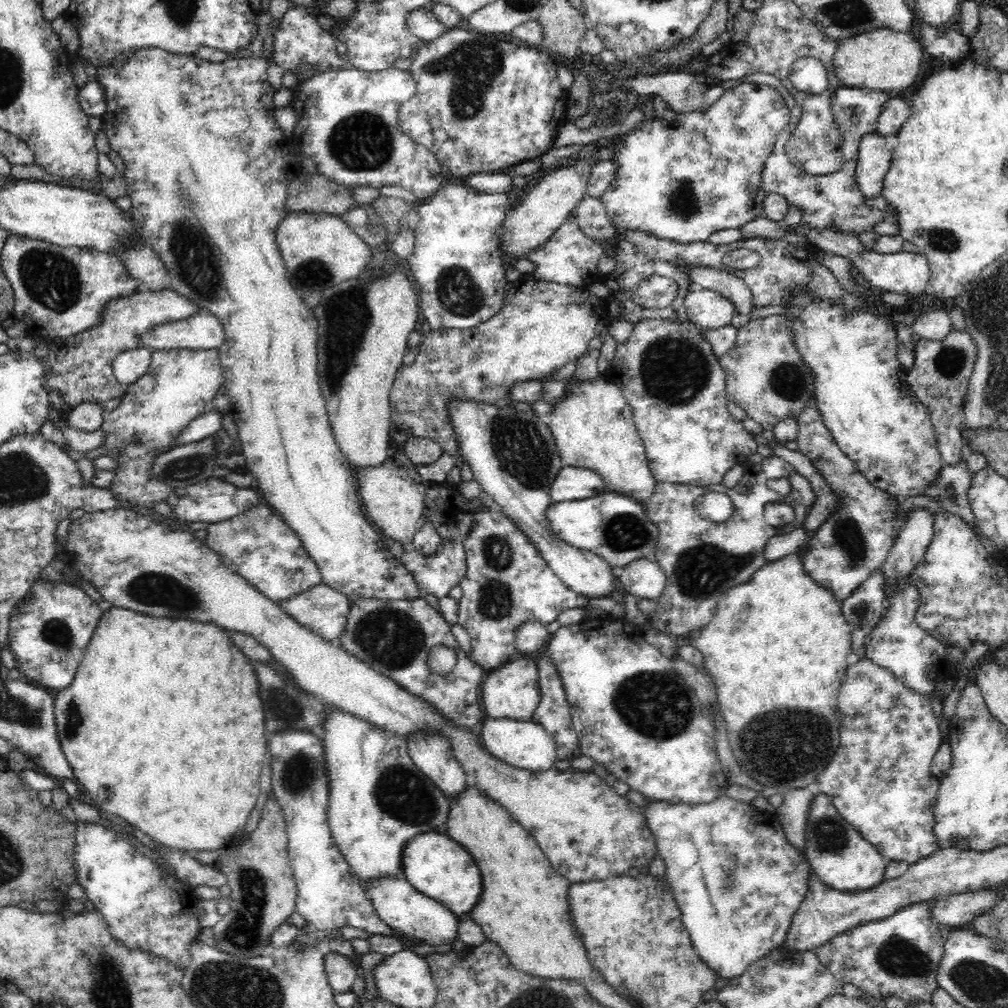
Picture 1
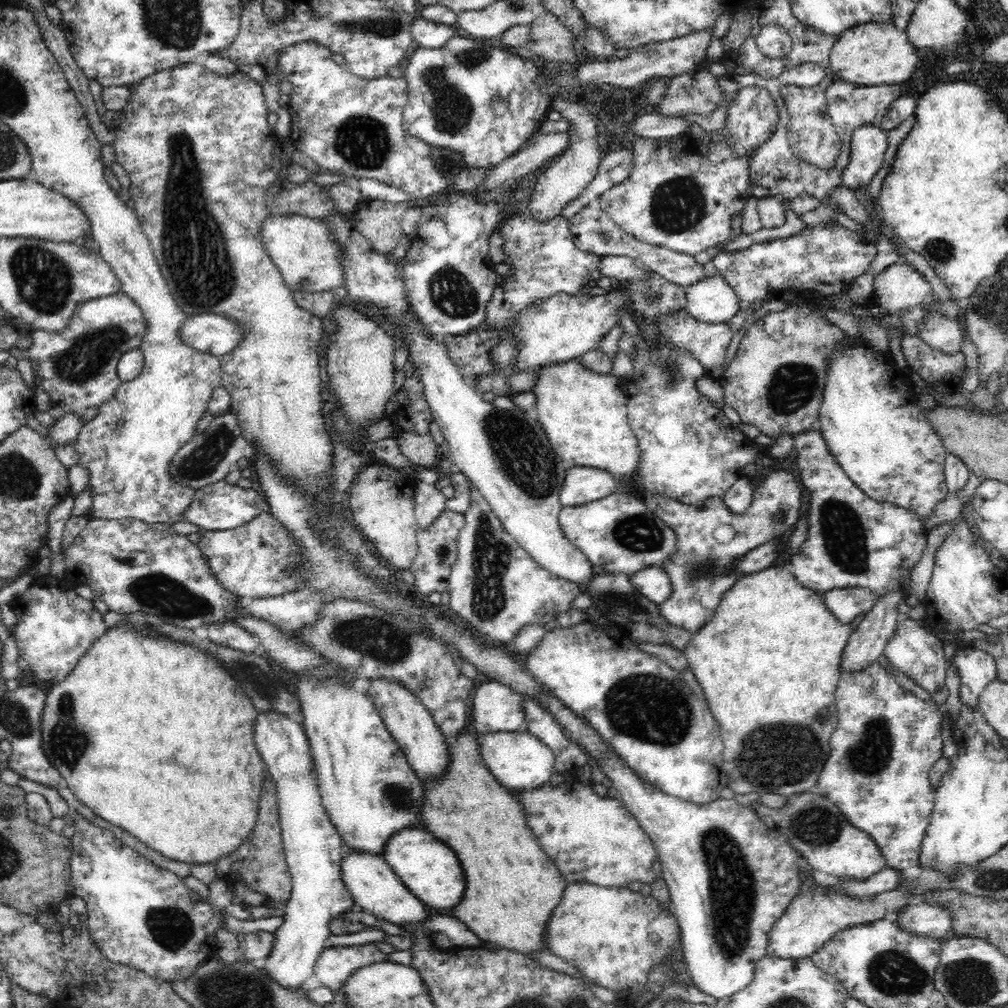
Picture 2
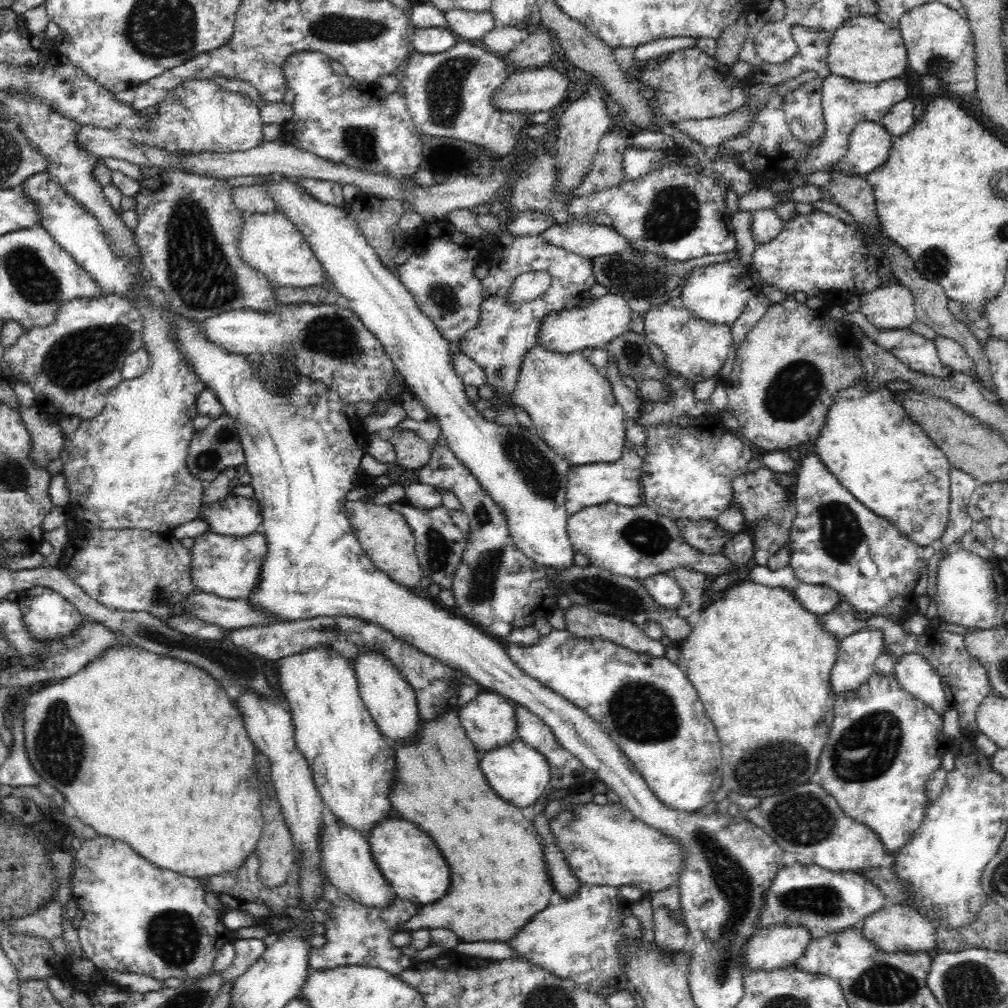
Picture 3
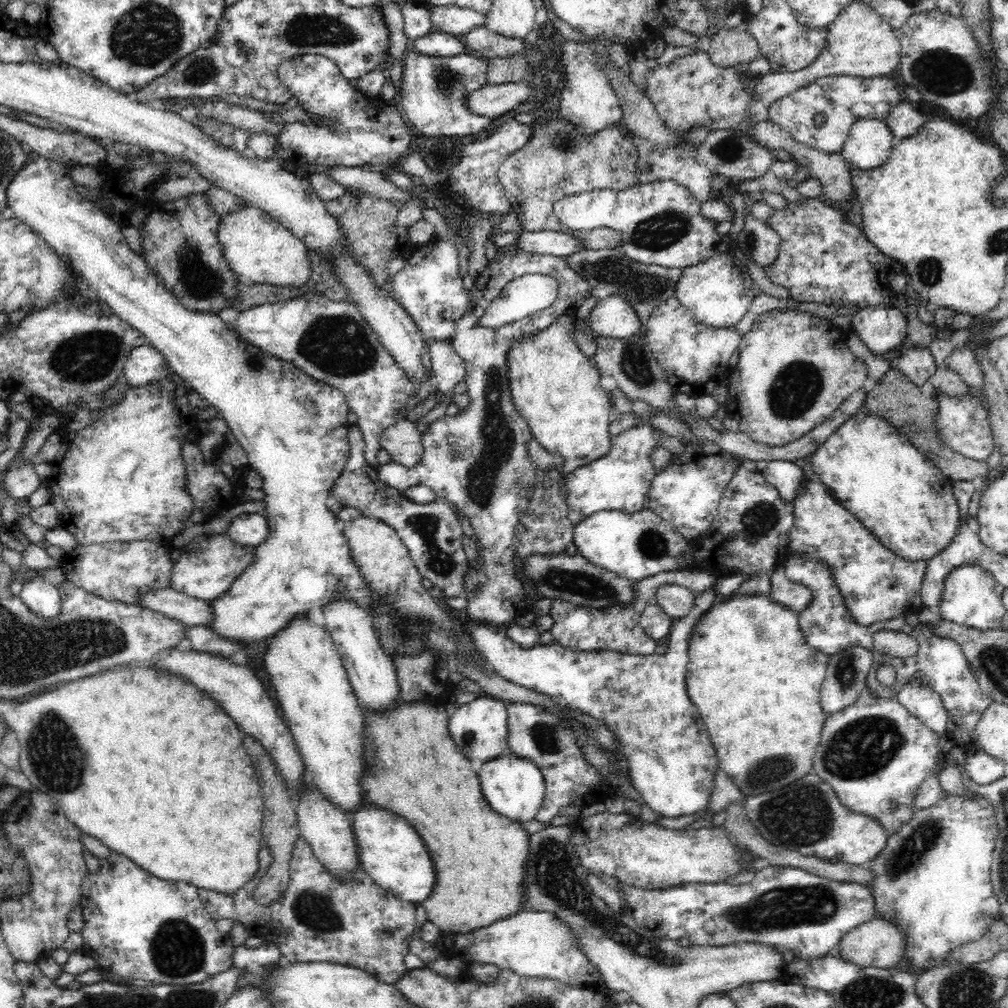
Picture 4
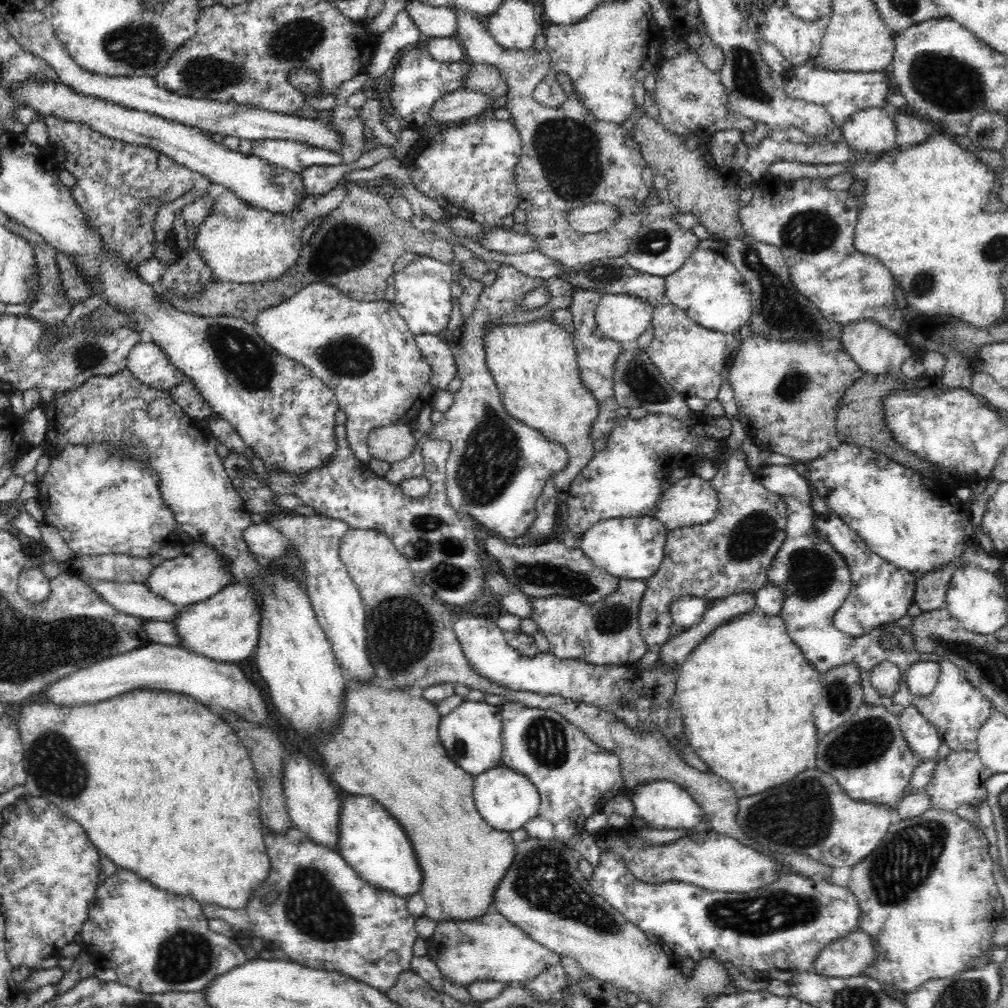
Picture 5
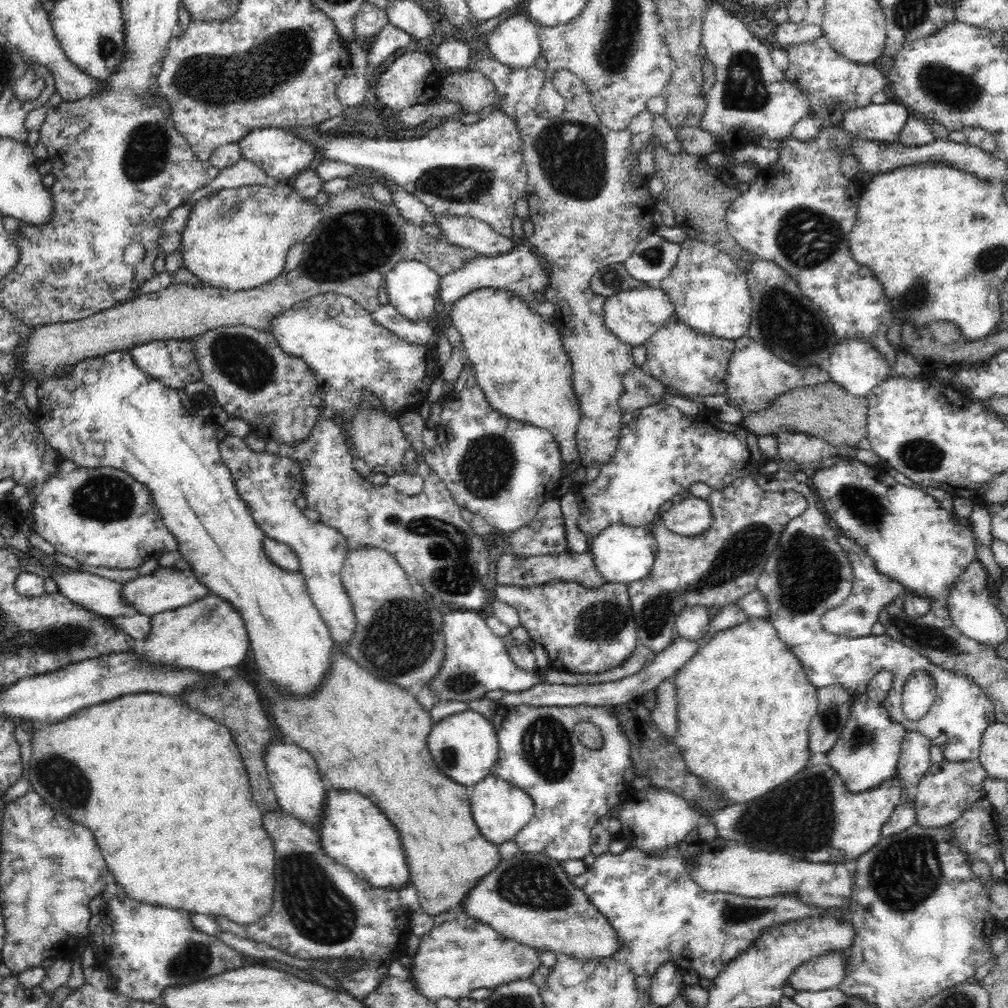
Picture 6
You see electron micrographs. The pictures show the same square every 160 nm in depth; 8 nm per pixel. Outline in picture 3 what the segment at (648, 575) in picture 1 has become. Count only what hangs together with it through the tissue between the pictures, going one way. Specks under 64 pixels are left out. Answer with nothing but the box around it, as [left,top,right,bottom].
[643,573,684,610]

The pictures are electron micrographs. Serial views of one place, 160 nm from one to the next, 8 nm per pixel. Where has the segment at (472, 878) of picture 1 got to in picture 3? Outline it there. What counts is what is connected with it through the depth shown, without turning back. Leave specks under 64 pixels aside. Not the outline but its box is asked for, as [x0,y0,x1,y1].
[367,818,450,907]

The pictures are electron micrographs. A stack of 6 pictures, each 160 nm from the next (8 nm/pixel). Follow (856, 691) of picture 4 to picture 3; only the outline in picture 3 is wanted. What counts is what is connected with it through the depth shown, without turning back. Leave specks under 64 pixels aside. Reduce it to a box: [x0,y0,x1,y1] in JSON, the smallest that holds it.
[829,626,882,694]

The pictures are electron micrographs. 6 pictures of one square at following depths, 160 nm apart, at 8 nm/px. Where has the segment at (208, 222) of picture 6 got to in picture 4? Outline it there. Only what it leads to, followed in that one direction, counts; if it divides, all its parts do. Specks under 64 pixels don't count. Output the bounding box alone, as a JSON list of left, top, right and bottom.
[218,206,310,286]

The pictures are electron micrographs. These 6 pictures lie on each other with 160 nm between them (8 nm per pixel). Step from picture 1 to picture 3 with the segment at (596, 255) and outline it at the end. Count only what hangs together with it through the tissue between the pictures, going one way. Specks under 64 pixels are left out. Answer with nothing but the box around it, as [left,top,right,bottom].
[460,232,595,412]

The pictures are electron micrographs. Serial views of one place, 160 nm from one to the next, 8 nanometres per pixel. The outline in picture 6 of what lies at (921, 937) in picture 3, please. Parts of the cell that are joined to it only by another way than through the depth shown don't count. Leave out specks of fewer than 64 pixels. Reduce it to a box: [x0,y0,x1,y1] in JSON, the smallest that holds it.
[788,951,848,990]

